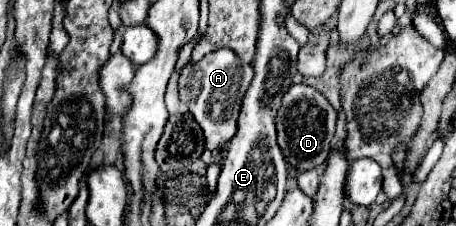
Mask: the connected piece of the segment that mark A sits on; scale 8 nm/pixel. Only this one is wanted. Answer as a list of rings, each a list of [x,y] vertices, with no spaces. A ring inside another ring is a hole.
[[[217,49],[205,55],[201,61],[183,67],[179,77],[179,93],[181,99],[189,105],[189,111],[193,113],[195,121],[201,125],[205,133],[205,147],[209,151],[217,151],[235,135],[237,117],[241,111],[241,97],[245,95],[245,89],[249,87],[251,79],[251,63],[243,63],[231,49]]]

